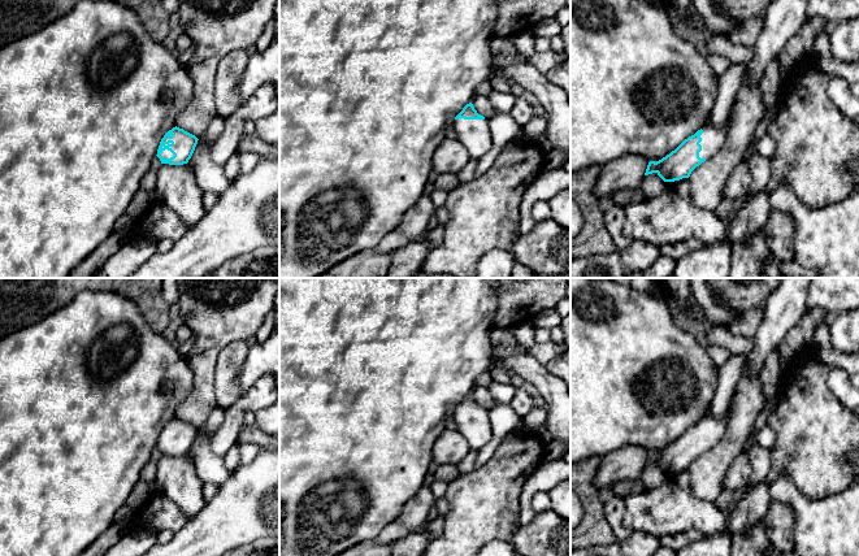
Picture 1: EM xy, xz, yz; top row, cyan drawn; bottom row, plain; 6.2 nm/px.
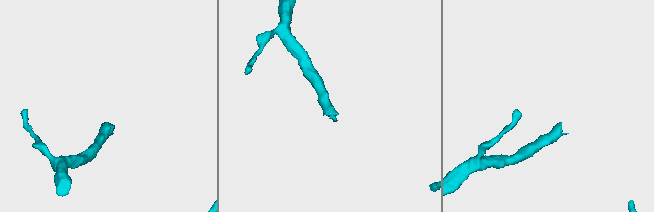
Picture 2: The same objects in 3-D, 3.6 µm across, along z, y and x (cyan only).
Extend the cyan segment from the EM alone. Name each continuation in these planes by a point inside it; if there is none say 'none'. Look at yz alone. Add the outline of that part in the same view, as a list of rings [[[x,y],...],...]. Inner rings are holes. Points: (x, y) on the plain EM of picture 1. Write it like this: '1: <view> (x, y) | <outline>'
1: yz (714, 428) | [[[730,408],[725,411],[721,417],[715,417],[707,412],[706,417],[702,420],[703,423],[699,426],[702,433],[702,442],[699,443],[700,449],[711,449],[715,444],[717,444],[725,434],[728,421],[730,418]]]

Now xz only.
1: xz (474, 426) | [[[464,411],[452,412],[452,418],[457,430],[467,439],[470,449],[478,451],[487,444],[493,436],[489,411]]]

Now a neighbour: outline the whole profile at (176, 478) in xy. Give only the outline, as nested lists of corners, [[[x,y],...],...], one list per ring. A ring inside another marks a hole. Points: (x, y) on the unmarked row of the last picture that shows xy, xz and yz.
[[[161,455],[157,461],[156,488],[173,500],[187,521],[204,508],[203,482],[188,455]]]

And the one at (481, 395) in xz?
[[[476,386],[472,395],[477,404],[483,407],[486,411],[491,411],[496,405],[487,387]]]

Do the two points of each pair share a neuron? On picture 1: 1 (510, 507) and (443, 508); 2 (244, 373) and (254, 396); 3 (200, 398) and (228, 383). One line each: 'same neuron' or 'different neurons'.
1: different neurons
2: different neurons
3: different neurons

